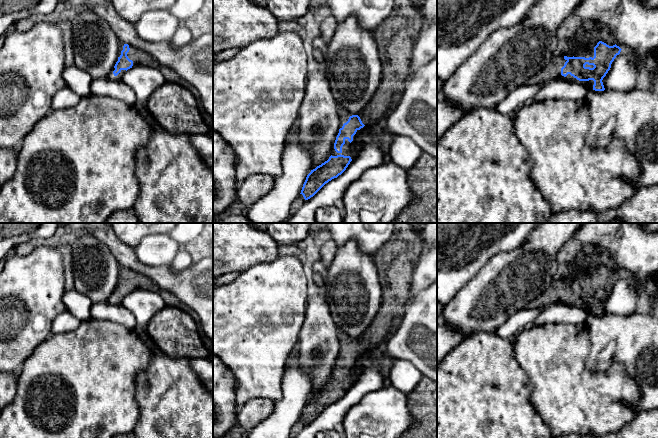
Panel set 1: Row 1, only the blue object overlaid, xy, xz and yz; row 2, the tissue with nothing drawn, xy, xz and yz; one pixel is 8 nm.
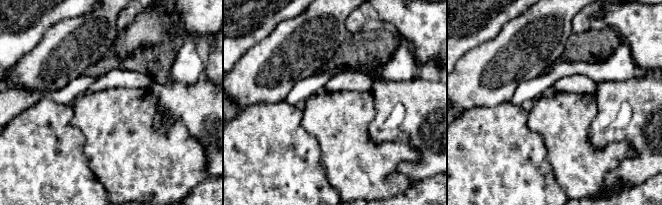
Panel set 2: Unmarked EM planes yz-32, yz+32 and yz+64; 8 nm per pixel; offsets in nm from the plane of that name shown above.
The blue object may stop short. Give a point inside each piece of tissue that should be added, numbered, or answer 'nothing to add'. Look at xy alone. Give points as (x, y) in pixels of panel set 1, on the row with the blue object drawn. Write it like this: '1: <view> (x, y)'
1: xy (138, 57)

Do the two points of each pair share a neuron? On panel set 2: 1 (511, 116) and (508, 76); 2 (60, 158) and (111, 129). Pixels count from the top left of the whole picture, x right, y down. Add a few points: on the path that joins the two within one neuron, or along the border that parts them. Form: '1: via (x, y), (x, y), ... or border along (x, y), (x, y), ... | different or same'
1: border along (510, 100), (487, 106) | different
2: border along (71, 124), (84, 137), (84, 153), (90, 167) | different

